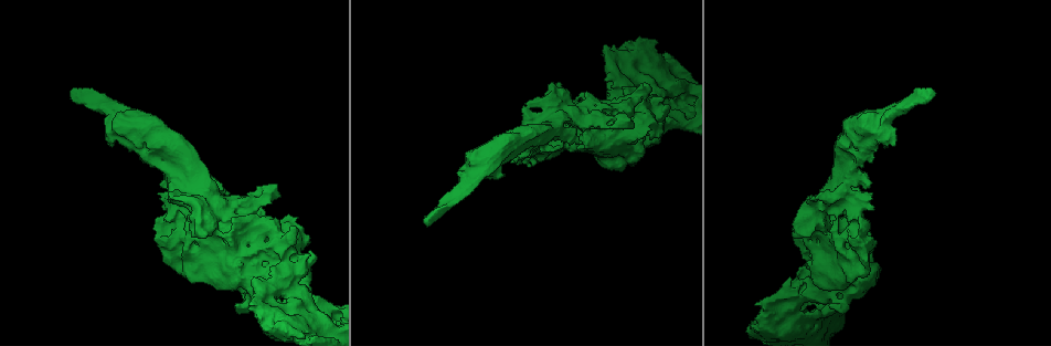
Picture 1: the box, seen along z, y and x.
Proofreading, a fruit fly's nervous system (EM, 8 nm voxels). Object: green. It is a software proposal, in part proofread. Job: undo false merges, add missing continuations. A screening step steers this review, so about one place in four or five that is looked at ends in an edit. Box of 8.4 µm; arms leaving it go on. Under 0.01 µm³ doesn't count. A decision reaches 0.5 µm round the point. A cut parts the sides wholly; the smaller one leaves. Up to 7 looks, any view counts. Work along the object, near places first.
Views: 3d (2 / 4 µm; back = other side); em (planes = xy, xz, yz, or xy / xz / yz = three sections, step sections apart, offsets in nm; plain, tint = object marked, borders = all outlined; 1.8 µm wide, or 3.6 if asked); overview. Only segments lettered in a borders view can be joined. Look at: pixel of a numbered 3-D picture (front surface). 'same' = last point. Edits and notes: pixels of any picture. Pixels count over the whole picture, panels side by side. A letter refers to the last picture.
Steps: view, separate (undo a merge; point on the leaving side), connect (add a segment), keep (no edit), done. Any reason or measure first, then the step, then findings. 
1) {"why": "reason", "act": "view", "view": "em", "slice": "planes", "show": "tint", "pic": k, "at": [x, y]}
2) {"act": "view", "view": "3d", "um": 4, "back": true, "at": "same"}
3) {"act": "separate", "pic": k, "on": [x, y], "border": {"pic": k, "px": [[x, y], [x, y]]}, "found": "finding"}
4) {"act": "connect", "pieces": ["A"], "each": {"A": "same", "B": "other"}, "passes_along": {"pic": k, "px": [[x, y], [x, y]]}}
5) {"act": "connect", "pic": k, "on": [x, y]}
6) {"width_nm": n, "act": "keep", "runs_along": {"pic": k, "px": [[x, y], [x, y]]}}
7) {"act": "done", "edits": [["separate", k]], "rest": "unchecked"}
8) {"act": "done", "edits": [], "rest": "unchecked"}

{"act": "view", "view": "em", "slice": "planes", "show": "tint", "pic": 1, "at": [251, 290]}

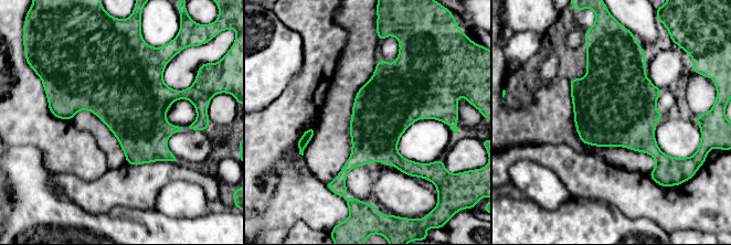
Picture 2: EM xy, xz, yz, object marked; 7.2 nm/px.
{"why": "see the neighbours", "act": "view", "view": "em", "slice": "planes", "show": "borders", "at": "same"}

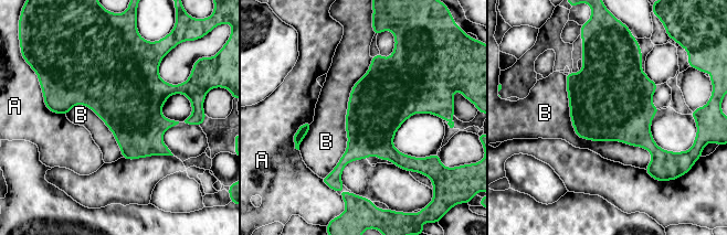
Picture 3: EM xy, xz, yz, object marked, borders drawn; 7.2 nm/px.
{"act": "keep", "each": {"A": "other", "B": "other"}, "border": {"pic": 3, "px": [[565, 75], [644, 169]]}, "found": "one cell here"}

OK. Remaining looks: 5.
{"why": "four or more arms meet", "act": "view", "view": "3d", "um": 2, "pic": 1, "at": [843, 185]}

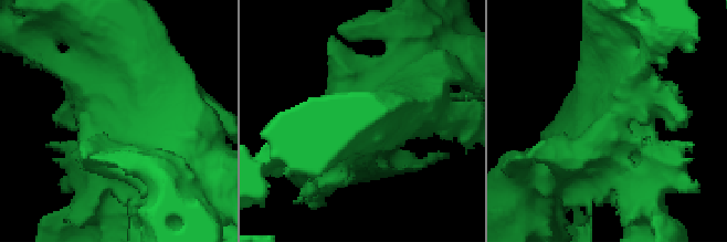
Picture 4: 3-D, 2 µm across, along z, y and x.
{"why": "need the tissue", "act": "view", "view": "em", "slice": "planes", "show": "tint", "pic": 4, "at": [143, 125]}

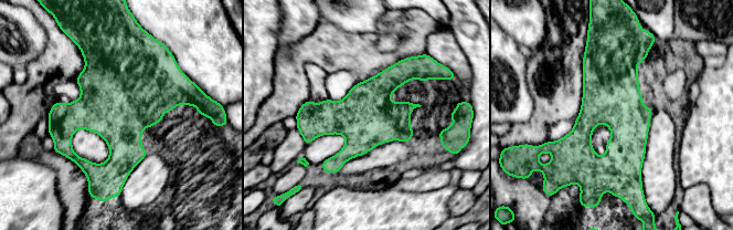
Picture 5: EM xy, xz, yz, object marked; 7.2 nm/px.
{"why": "what lies round it", "act": "view", "view": "em", "slice": "planes", "show": "borders", "at": "same"}

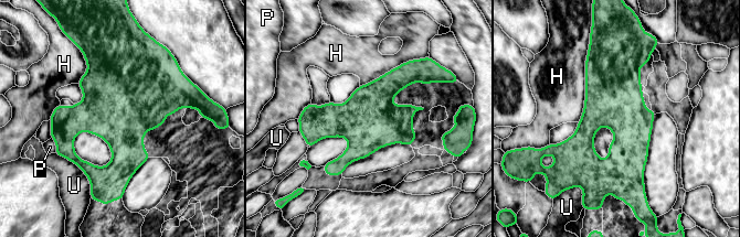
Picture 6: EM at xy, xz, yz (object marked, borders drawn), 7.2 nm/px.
{"act": "keep", "each": {"H": "other", "P": "other", "U": "other"}, "border": {"pic": 6, "px": [[589, 47], [584, 108], [578, 122]]}, "found": "continuous, no second cell"}

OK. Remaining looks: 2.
{"act": "done", "edits": [], "rest": "unchecked"}

